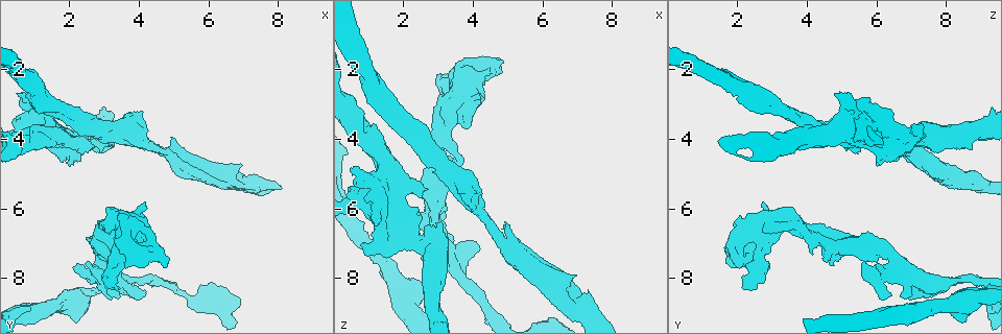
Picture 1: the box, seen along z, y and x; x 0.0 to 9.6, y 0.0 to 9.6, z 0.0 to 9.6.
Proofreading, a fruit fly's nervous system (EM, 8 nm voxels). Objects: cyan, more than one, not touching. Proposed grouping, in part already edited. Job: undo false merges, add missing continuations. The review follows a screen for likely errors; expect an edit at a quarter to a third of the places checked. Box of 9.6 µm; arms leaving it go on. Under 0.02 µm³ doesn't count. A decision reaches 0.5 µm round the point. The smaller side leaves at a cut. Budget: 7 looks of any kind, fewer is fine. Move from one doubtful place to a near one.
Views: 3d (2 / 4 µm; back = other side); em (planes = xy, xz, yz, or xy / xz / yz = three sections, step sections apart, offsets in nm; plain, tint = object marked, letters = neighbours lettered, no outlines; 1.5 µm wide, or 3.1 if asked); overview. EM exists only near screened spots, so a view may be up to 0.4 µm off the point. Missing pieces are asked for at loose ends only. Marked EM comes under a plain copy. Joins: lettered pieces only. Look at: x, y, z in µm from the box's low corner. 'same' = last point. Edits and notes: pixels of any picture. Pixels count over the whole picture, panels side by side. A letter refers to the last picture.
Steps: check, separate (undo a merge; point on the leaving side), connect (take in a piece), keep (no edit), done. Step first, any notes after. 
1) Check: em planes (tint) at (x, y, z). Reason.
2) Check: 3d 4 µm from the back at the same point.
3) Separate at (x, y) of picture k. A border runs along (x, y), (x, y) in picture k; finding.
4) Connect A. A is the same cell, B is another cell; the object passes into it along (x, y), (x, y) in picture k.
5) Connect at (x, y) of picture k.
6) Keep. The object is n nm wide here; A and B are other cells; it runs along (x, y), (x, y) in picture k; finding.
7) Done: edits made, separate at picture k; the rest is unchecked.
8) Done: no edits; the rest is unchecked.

Check: em xy step 8 (tint) at (3.20, 7.75, 2.50). Thick turns thin.

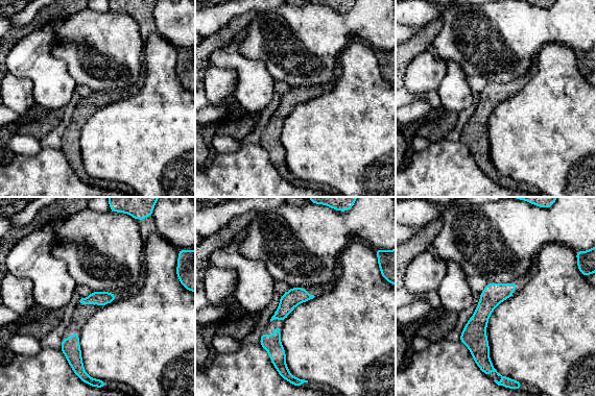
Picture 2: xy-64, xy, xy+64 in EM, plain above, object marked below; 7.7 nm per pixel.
Check: em planes (letters) at the same point. Cut it another way.

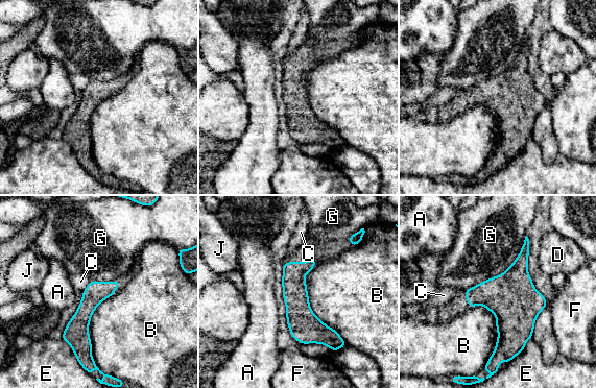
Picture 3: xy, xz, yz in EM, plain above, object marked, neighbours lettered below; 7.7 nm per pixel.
Keep. The object is 150 nm wide here; A, B, C, D, E, F, G and J are other cells; a border runs along (115, 293), (89, 337), (117, 378) in picture 3; one cell here.

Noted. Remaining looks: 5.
Check: 3d 2 µm at (2.95, 7.05, 5.00). Closes a loop.

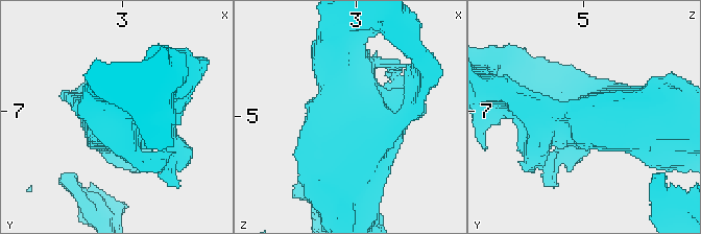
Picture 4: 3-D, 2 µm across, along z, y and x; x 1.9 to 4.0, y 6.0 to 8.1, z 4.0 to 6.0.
Check: em xy step 4 (tint) at (3.00, 7.08, 4.98). Need the tissue.

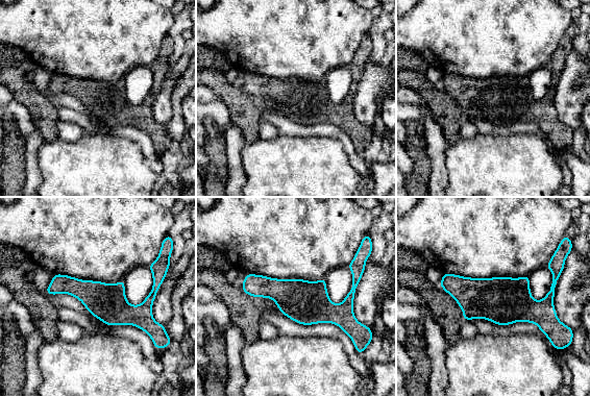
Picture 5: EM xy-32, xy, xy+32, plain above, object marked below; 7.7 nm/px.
Check: em planes (letters) at the same point. Cut it another way.

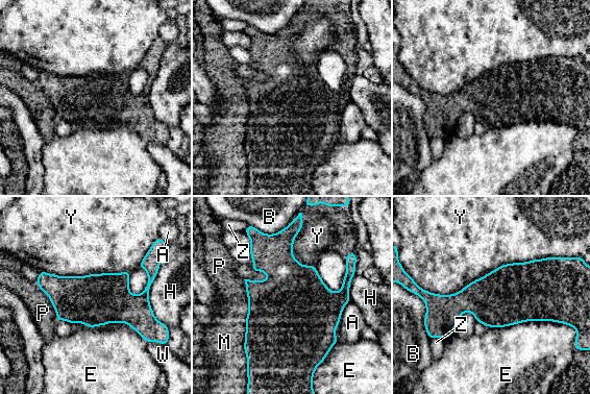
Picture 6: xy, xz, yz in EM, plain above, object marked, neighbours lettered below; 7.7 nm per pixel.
Keep. The longest contact is with Y, 1050 nm; A, B, E, H, M, P, W, Y and Z are other cells; a border runs along (552, 255), (445, 295), (420, 288) in picture 6; all the same cell.

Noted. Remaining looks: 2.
Check: 3d 2 µm at (0.85, 3.55, 7.25). Free end.

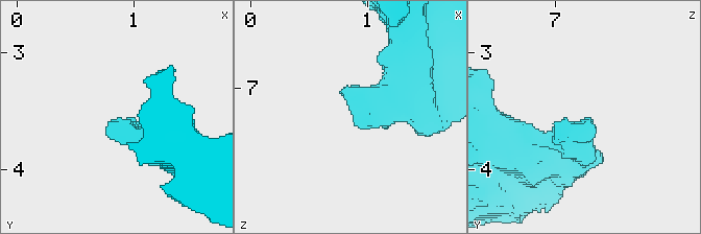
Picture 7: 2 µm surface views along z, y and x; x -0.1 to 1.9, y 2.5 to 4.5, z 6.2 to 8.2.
Check: em planes (letters) at (0.84, 3.60, 7.20). Shape alone is not enough.

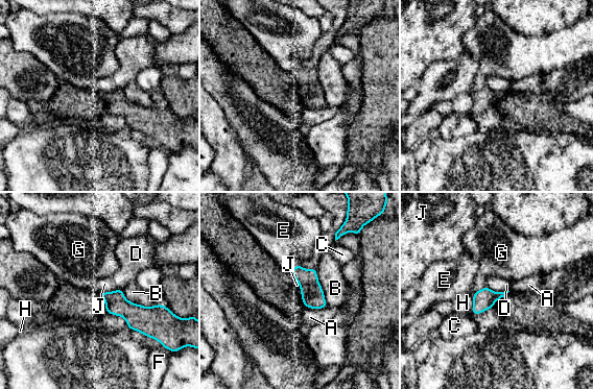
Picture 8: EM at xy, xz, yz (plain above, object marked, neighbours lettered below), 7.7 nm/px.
Keep. A, B, C, D, E, F, G, H and J are other cells; a border runs along (121, 288), (99, 293) in picture 8; none of them fits.

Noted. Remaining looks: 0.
Done: no edits; the rest is unchecked.

